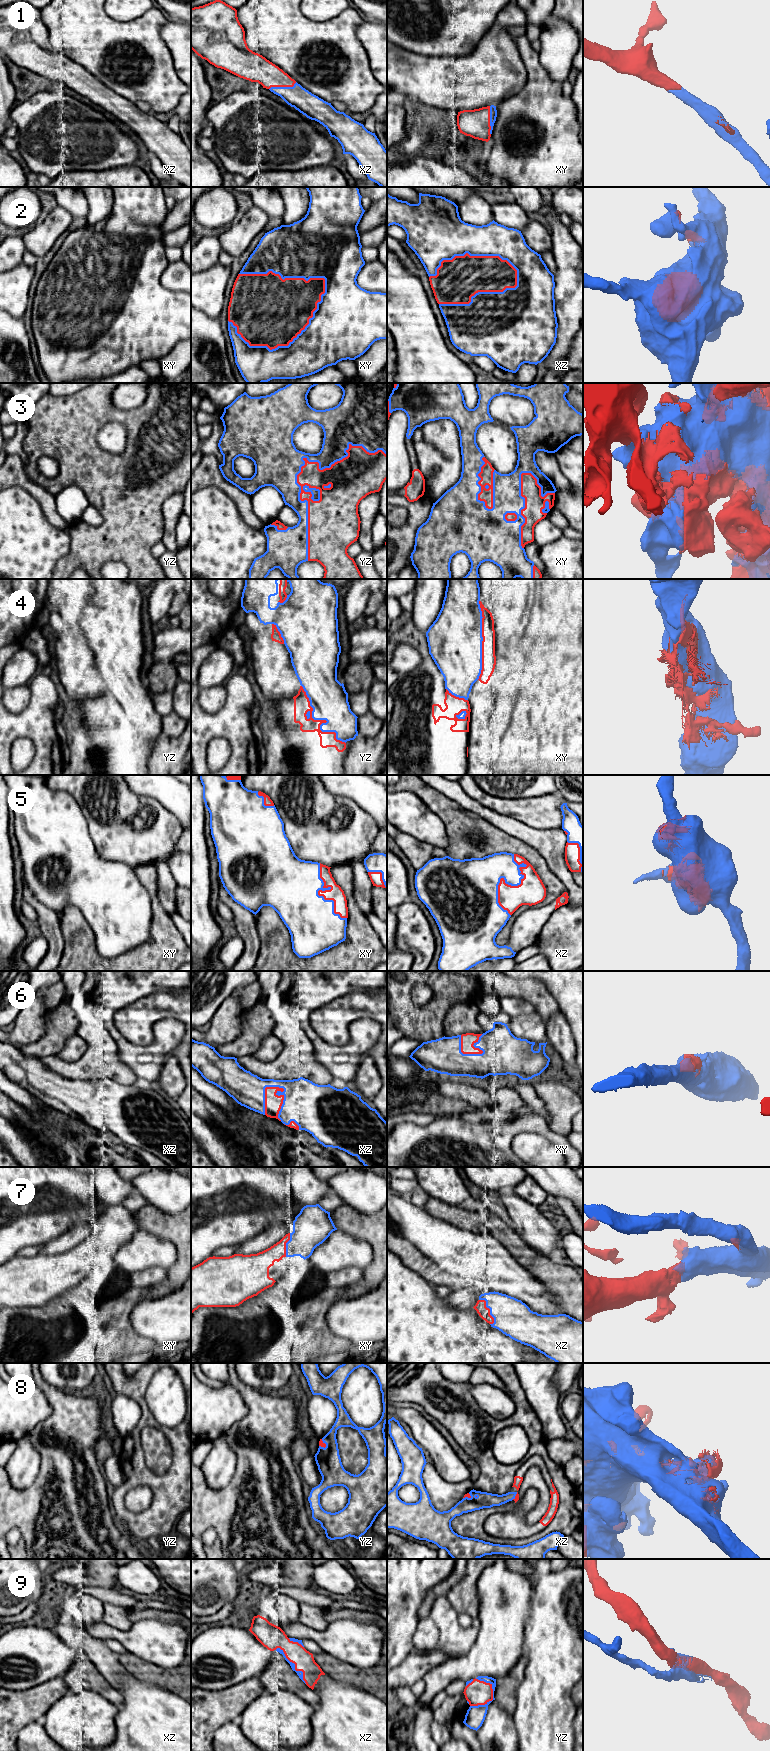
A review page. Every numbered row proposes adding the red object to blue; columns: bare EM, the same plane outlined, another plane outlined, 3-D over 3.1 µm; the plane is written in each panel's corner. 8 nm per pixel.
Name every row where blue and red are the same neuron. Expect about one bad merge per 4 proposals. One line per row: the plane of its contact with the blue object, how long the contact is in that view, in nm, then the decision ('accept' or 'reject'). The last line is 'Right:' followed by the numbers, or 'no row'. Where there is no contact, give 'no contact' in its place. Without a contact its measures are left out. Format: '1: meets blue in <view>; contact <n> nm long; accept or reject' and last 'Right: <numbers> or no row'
1: meets blue in xz; contact 240 nm long; accept
2: meets blue in xy; contact 850 nm long; accept
3: meets blue in yz; contact 1050 nm long; accept
4: meets blue in yz; contact 600 nm long; reject
5: meets blue in xz; contact 500 nm long; accept
6: meets blue in xz; contact 300 nm long; accept
7: meets blue in xz; contact 240 nm long; accept
8: meets blue in yz; contact 80 nm long; accept
9: meets blue in yz; contact 260 nm long; accept
Right: 1, 2, 3, 5, 6, 7, 8, 9

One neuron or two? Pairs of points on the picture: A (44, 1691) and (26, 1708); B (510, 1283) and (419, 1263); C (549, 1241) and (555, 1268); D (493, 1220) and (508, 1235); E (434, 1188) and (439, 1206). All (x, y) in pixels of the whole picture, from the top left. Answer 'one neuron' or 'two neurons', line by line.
A: one neuron
B: two neurons
C: two neurons
D: one neuron
E: two neurons

